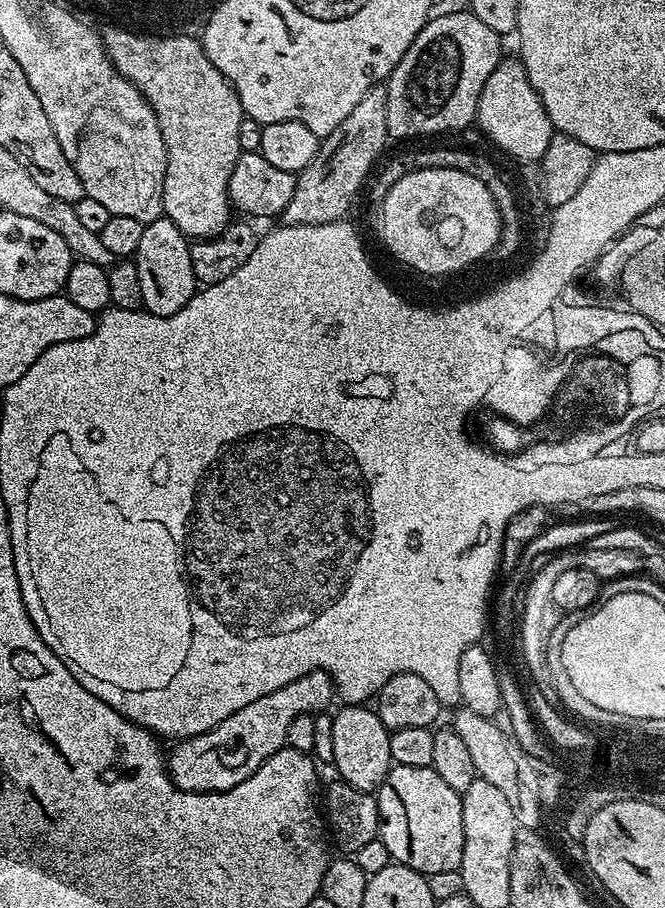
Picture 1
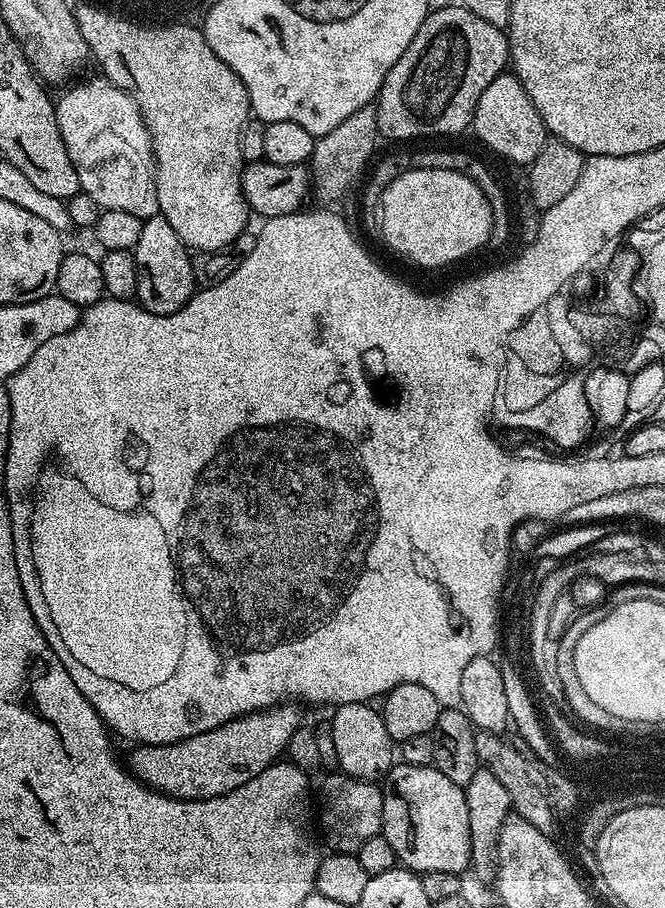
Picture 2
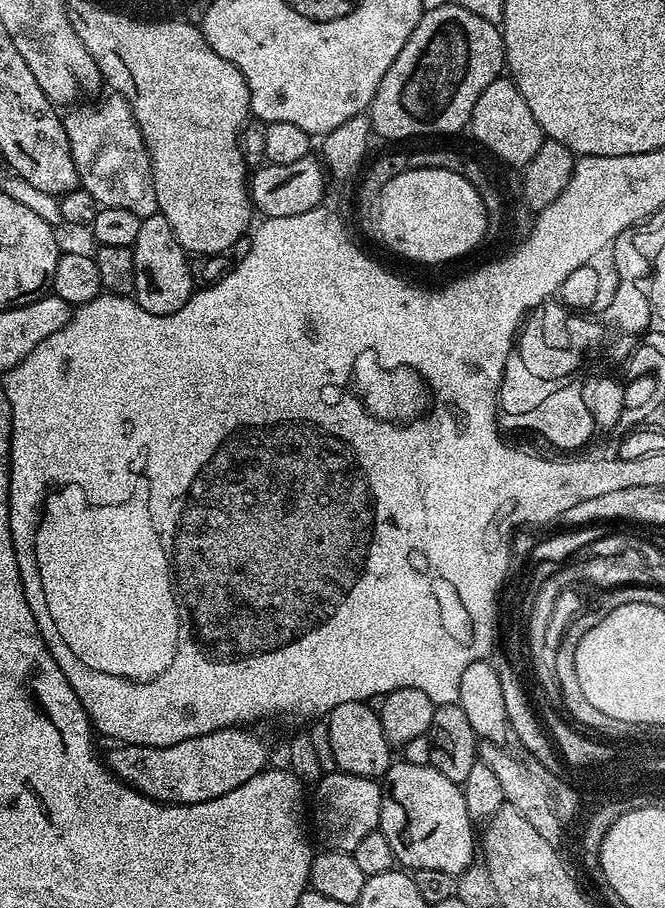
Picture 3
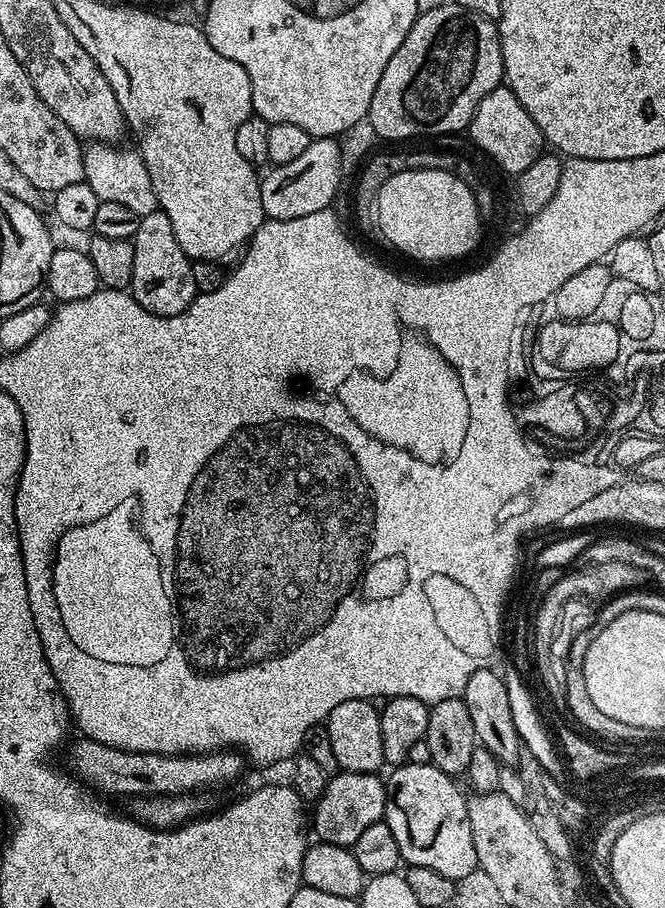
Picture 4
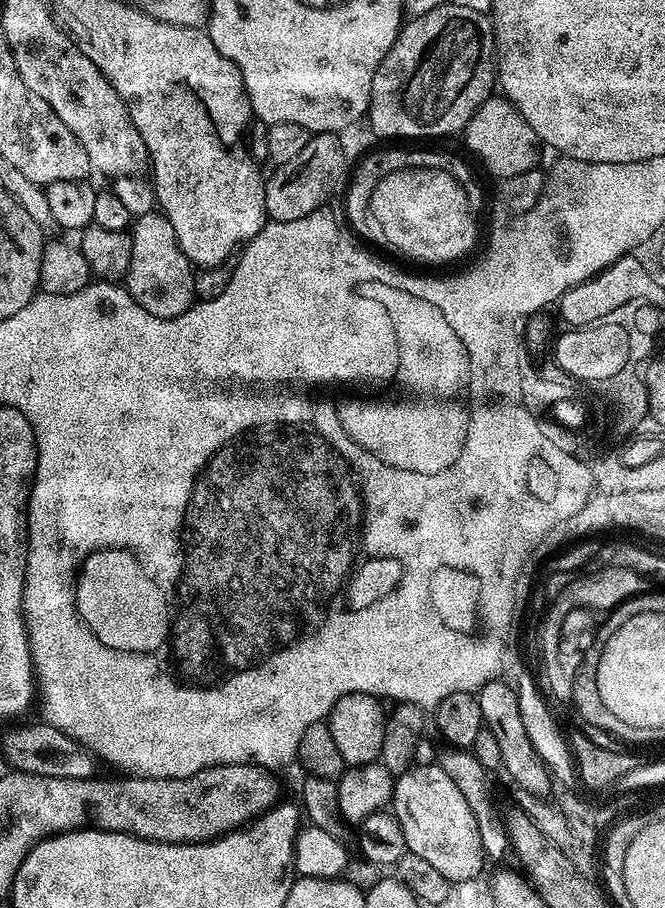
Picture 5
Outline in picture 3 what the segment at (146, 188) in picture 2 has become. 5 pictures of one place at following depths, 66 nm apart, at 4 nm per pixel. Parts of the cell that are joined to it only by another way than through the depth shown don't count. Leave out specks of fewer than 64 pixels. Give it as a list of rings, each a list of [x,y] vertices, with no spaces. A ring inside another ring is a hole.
[[[108,94],[101,104],[83,104],[76,106],[81,108],[73,107],[73,112],[63,117],[70,154],[78,170],[79,187],[88,191],[97,205],[130,210],[142,218],[152,216],[158,210],[152,163],[131,103],[119,94]]]

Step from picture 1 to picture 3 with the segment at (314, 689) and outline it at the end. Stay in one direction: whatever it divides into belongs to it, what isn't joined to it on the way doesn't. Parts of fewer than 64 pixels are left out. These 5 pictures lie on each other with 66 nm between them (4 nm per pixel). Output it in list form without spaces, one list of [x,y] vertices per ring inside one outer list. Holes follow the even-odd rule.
[[[237,726],[234,728],[219,728],[210,734],[202,734],[194,738],[186,738],[182,742],[174,742],[174,746],[146,746],[145,744],[117,743],[117,748],[106,752],[106,763],[116,779],[123,784],[129,784],[135,792],[141,792],[151,800],[158,800],[166,804],[197,804],[214,798],[222,798],[222,794],[230,794],[230,790],[238,790],[250,778],[269,767],[268,744],[252,732],[251,727]]]

